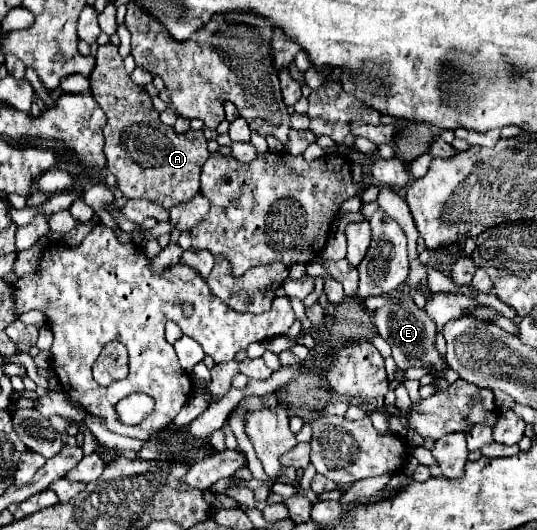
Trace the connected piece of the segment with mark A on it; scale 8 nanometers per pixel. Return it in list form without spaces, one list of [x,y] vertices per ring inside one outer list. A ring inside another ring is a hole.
[[[98,47],[96,67],[90,73],[90,93],[104,109],[108,121],[104,133],[104,155],[108,169],[118,177],[118,187],[128,199],[148,199],[172,209],[178,203],[192,199],[200,189],[200,167],[210,157],[202,131],[178,135],[172,127],[160,121],[150,95],[134,85],[124,71],[124,61],[118,47]]]

